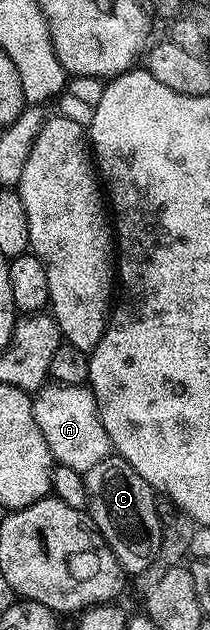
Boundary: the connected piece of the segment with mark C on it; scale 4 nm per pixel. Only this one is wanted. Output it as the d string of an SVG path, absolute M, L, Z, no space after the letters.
M110 455L83 475L87 487L87 516L126 574L147 571L159 555L161 520L157 510L158 494L122 457Z

